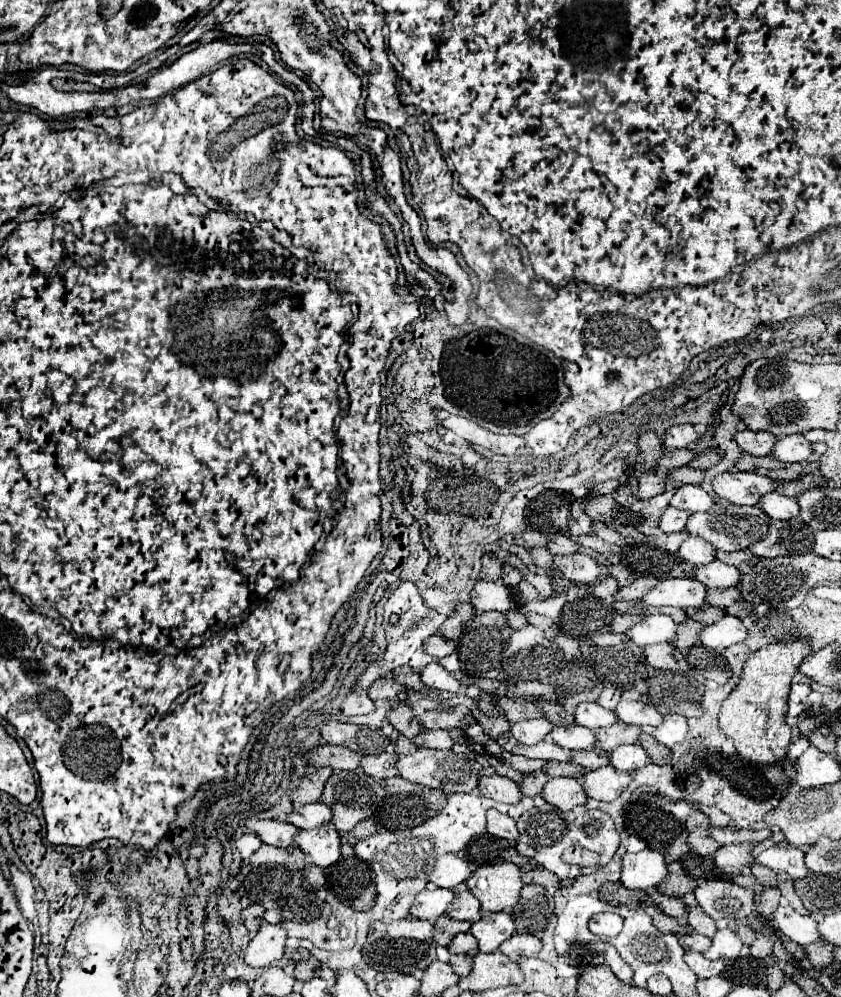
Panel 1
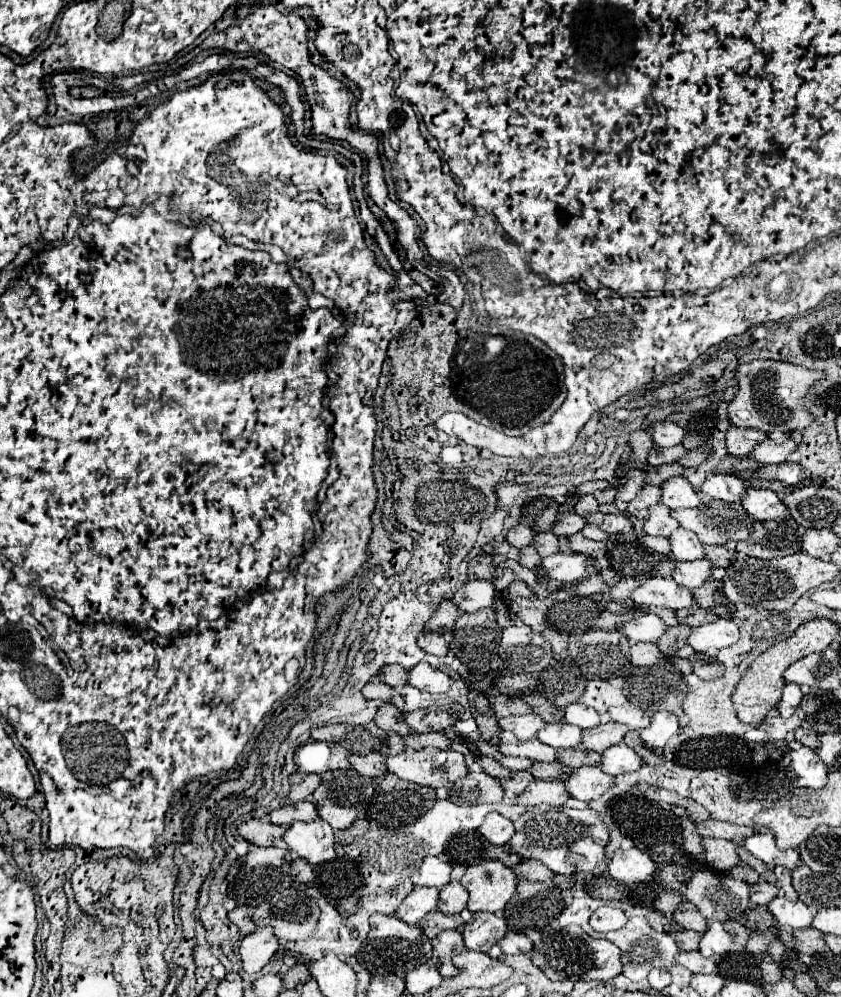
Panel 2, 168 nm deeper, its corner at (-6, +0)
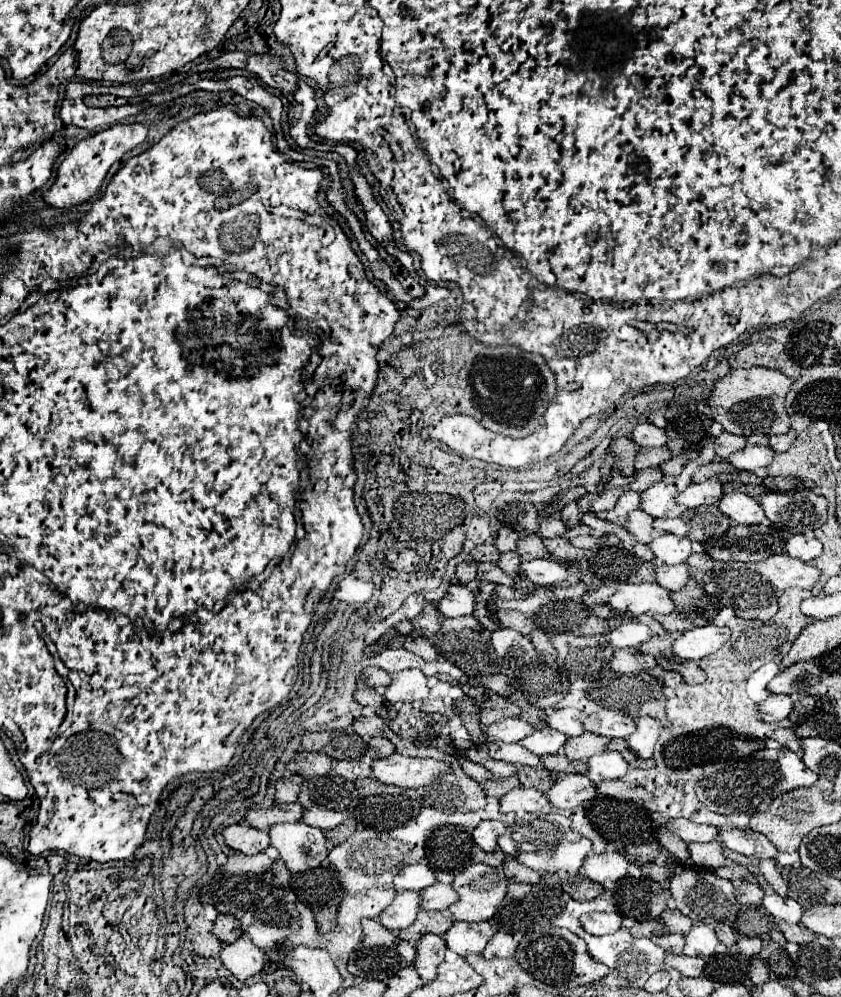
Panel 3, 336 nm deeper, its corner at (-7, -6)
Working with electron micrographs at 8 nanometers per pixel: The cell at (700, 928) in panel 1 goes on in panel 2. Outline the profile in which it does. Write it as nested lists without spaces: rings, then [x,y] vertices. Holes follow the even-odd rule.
[[[684,901],[676,911],[674,911],[674,919],[684,927],[684,929],[692,929],[698,933],[704,933],[708,927],[708,921],[700,915],[700,911],[696,909],[696,905],[692,905],[690,901]]]

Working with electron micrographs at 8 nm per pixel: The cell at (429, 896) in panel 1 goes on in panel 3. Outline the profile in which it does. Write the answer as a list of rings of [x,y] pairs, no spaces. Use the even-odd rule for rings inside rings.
[[[399,891],[391,905],[379,913],[379,923],[389,931],[401,931],[415,921],[415,915],[421,911],[417,891]]]

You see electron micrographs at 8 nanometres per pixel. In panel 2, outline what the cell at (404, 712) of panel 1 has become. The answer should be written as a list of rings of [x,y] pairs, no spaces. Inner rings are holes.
[[[384,703],[380,709],[378,709],[378,715],[374,719],[374,723],[386,731],[396,731],[398,735],[402,737],[408,737],[412,733],[410,725],[404,721],[404,713],[392,705],[392,703]]]

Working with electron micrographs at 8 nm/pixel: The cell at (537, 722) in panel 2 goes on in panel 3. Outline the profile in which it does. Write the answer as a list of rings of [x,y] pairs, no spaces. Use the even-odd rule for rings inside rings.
[[[511,717],[487,725],[487,737],[503,743],[519,743],[523,737],[531,733],[533,733],[533,727],[529,723],[521,719],[511,719]]]

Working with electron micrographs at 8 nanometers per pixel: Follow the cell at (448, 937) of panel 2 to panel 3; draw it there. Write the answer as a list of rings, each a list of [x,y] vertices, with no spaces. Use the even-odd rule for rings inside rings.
[[[427,933],[415,943],[415,949],[417,949],[417,955],[415,955],[415,961],[413,961],[415,971],[419,973],[419,977],[423,981],[435,979],[435,967],[443,961],[443,955],[447,951],[443,937]]]

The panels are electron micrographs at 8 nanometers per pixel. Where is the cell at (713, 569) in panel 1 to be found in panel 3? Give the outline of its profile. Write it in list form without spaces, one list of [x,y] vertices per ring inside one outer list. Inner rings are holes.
[[[683,563],[655,567],[655,583],[659,583],[661,587],[667,587],[669,591],[683,589],[687,579],[689,579],[689,571],[687,571],[687,565]]]

